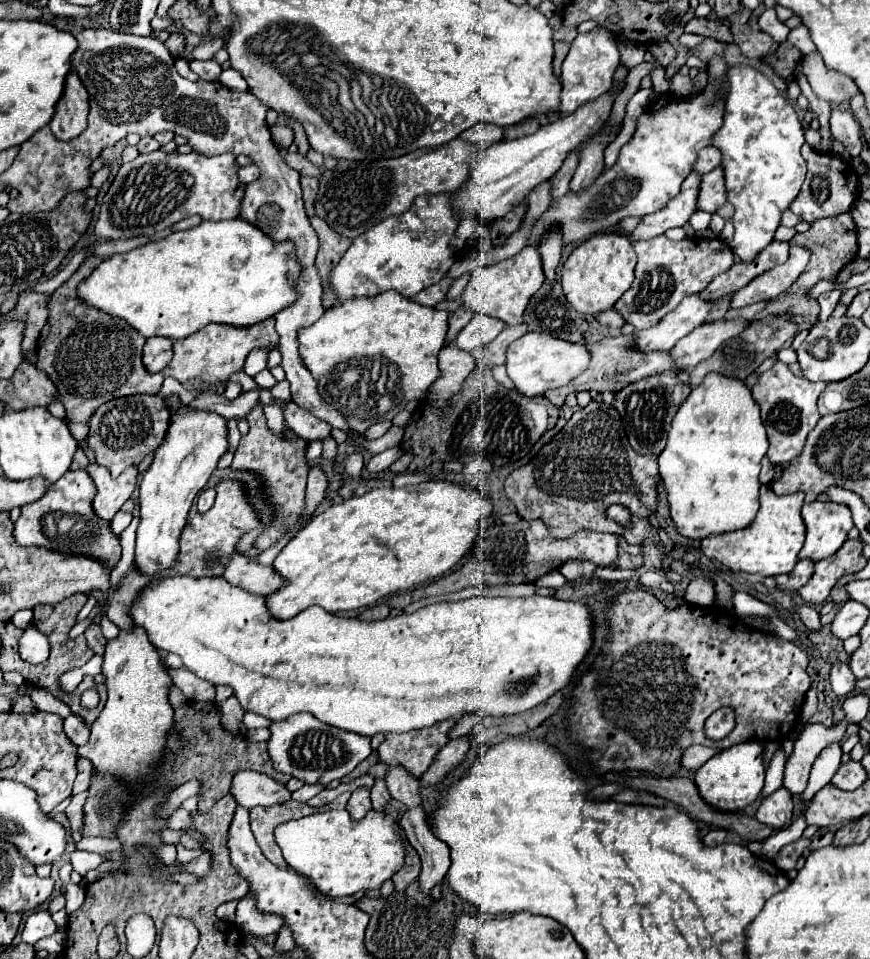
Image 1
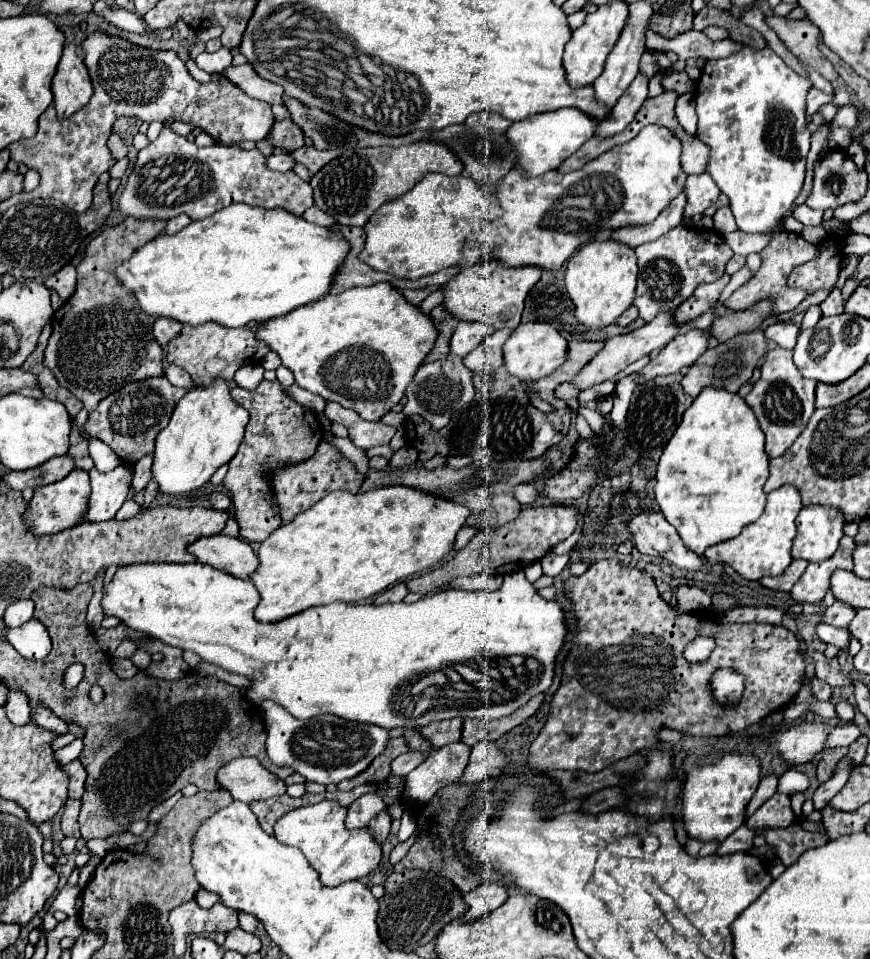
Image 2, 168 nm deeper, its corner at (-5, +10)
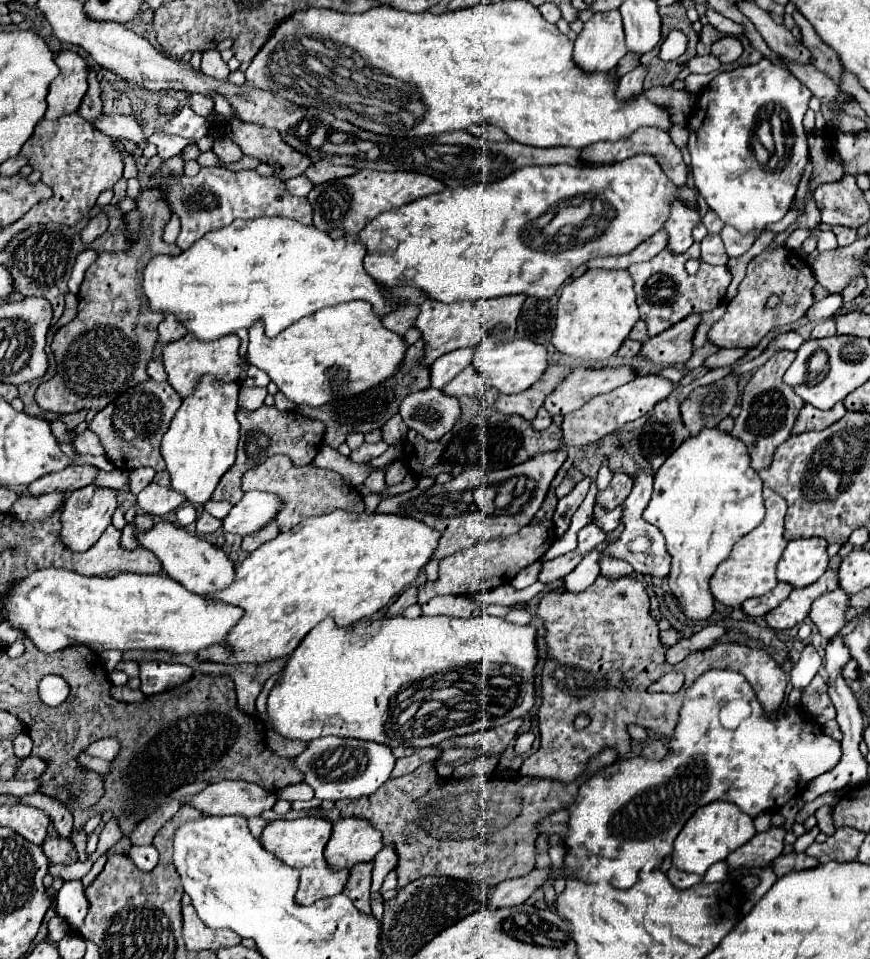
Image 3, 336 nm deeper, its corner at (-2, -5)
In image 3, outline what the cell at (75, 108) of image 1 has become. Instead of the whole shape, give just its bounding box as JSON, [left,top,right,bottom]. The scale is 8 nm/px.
[45,51,89,119]

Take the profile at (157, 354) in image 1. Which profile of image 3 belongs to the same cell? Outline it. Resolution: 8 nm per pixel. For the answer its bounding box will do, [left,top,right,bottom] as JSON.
[159,315,187,343]

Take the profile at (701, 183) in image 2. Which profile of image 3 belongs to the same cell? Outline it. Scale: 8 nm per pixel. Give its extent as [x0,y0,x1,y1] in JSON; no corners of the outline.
[663,203,701,255]

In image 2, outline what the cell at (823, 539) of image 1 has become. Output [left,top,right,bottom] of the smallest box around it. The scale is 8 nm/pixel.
[792,504,844,562]

